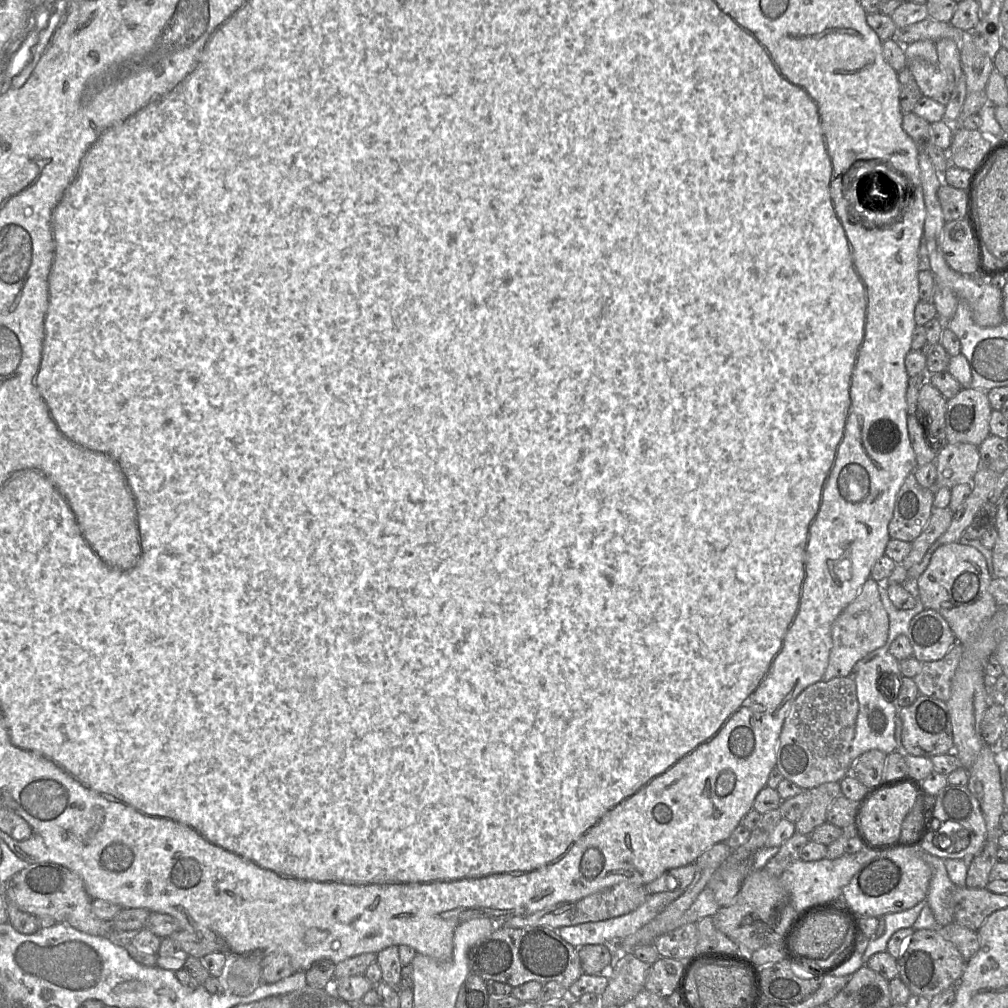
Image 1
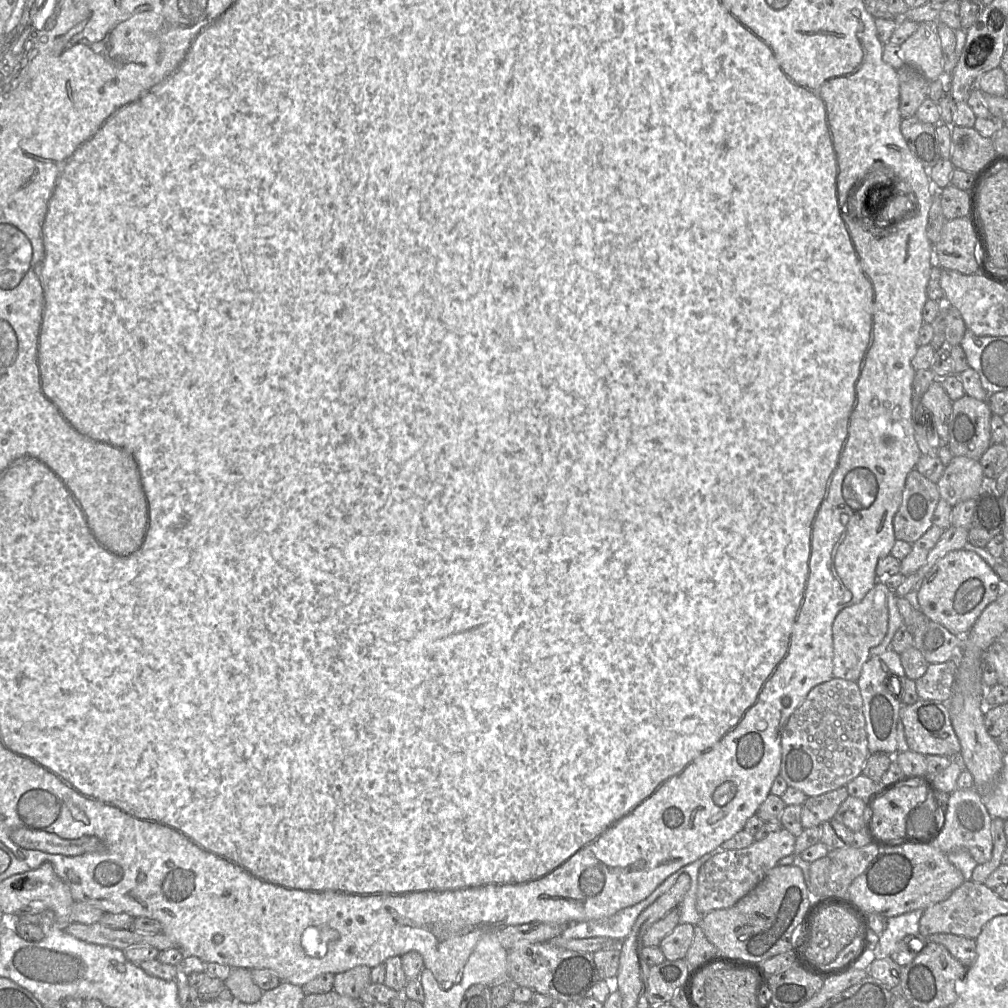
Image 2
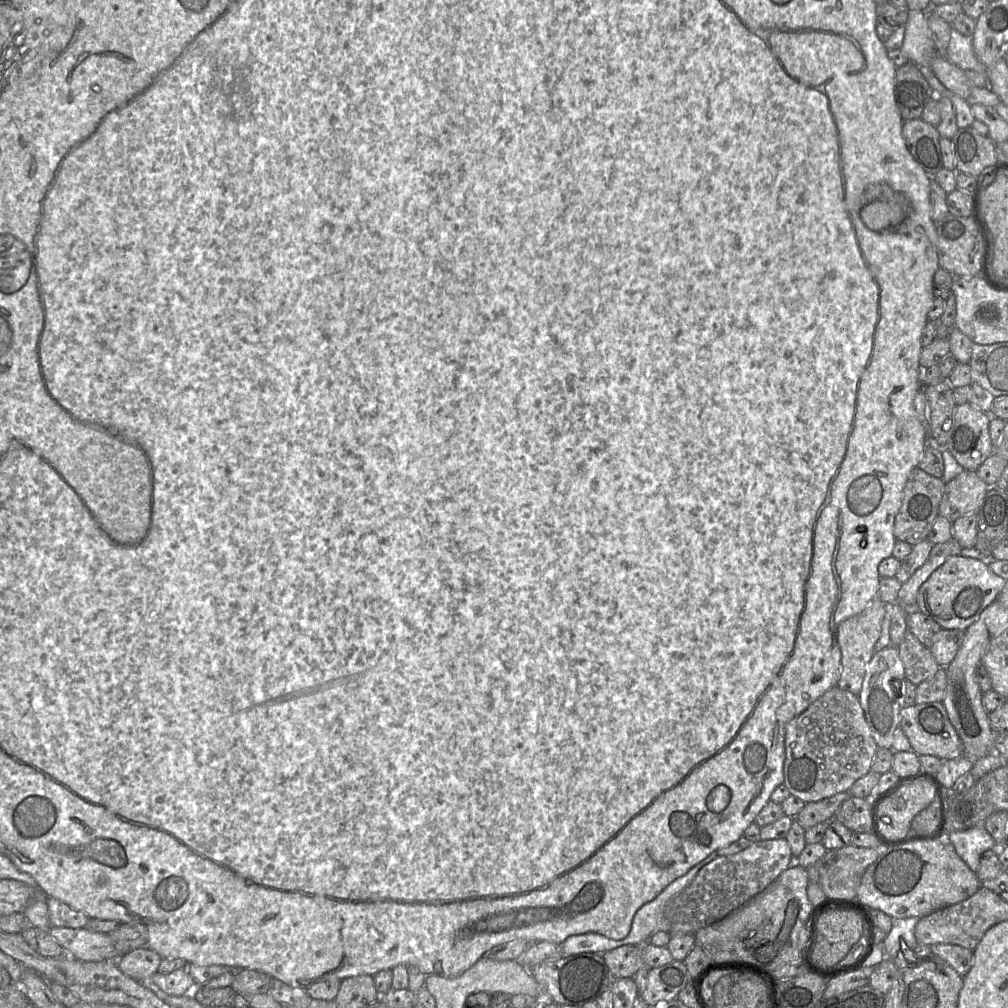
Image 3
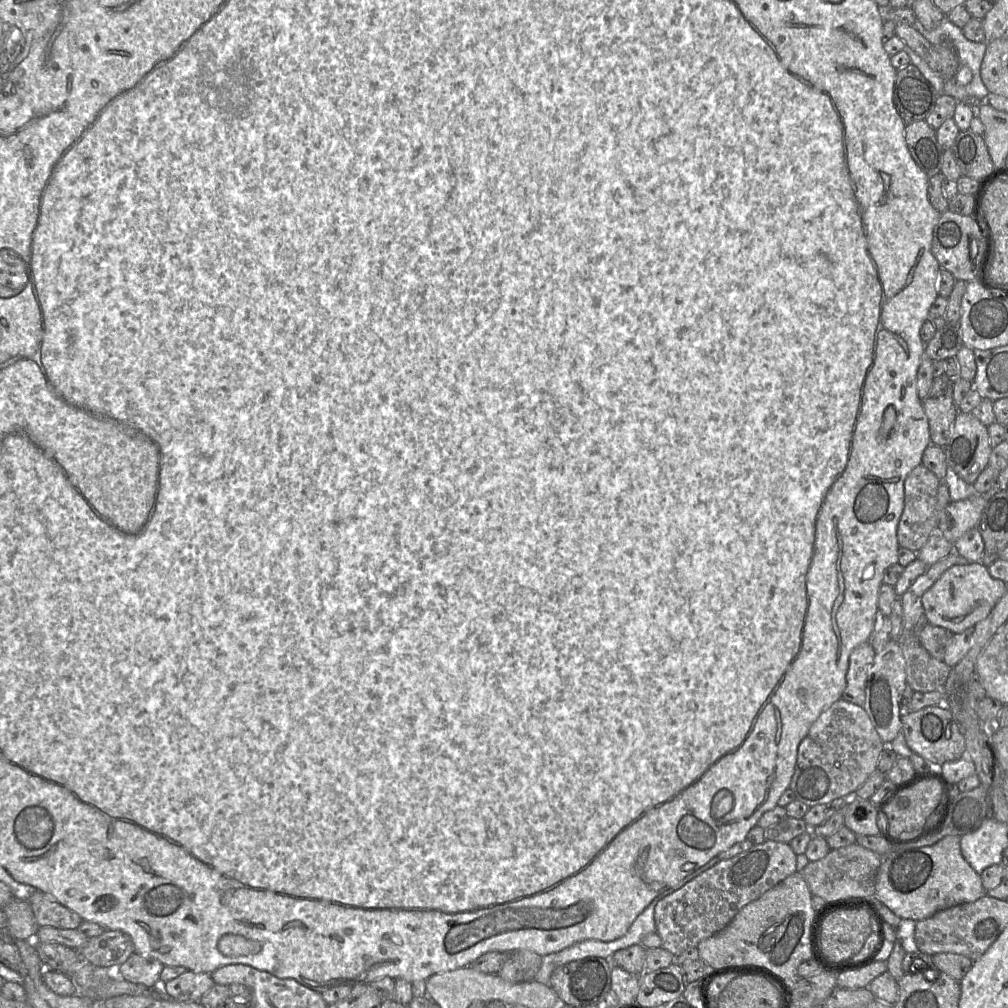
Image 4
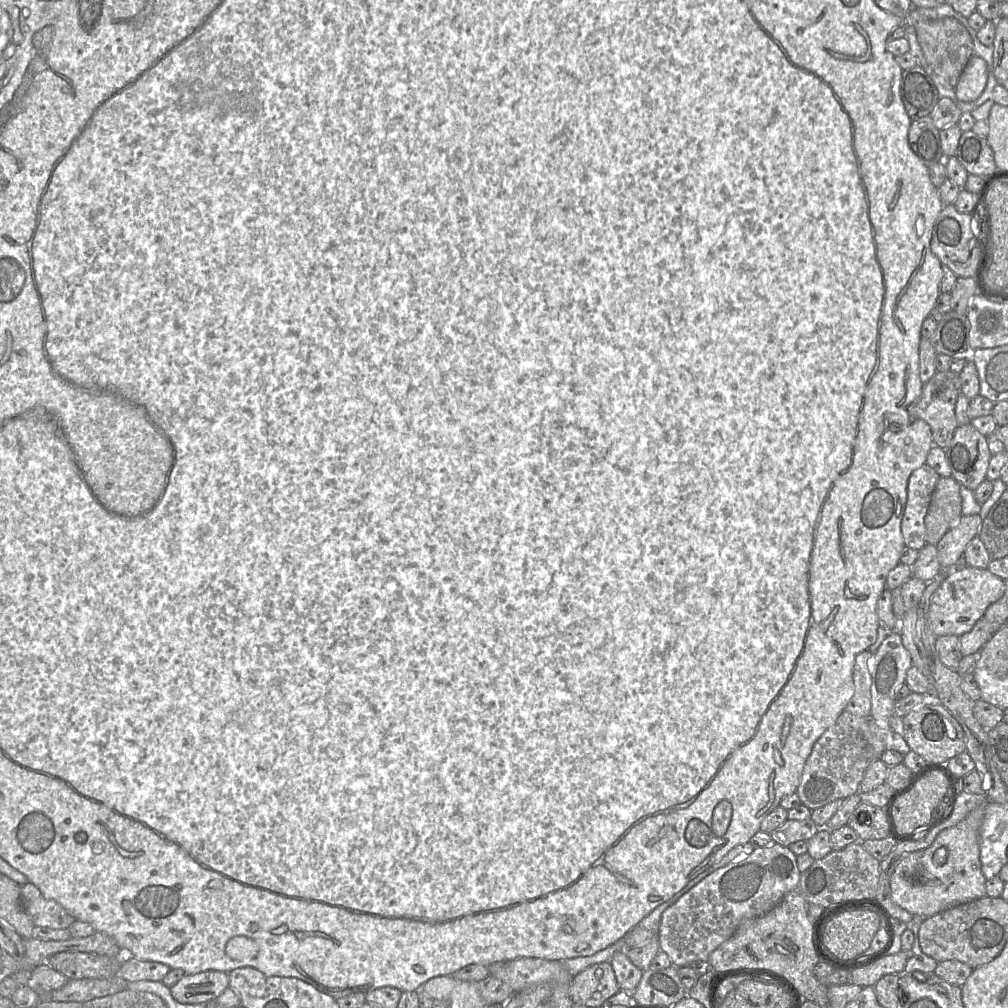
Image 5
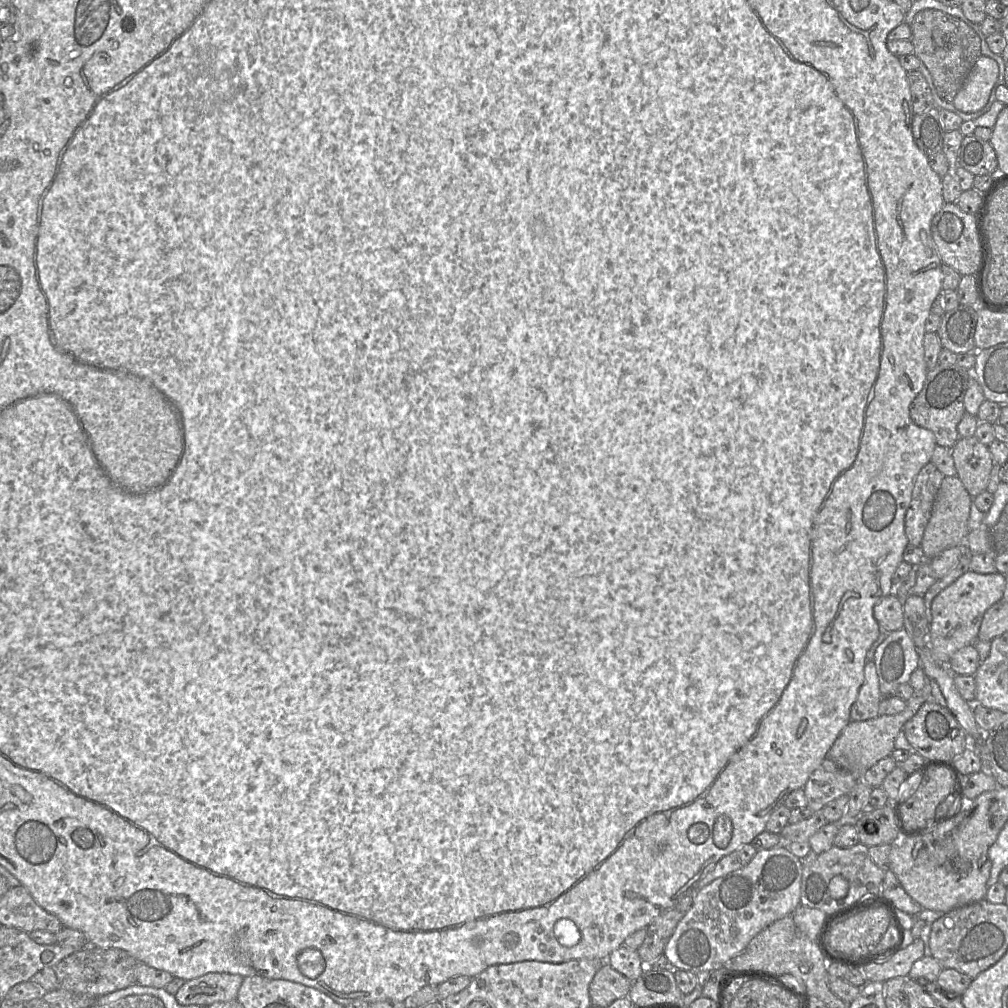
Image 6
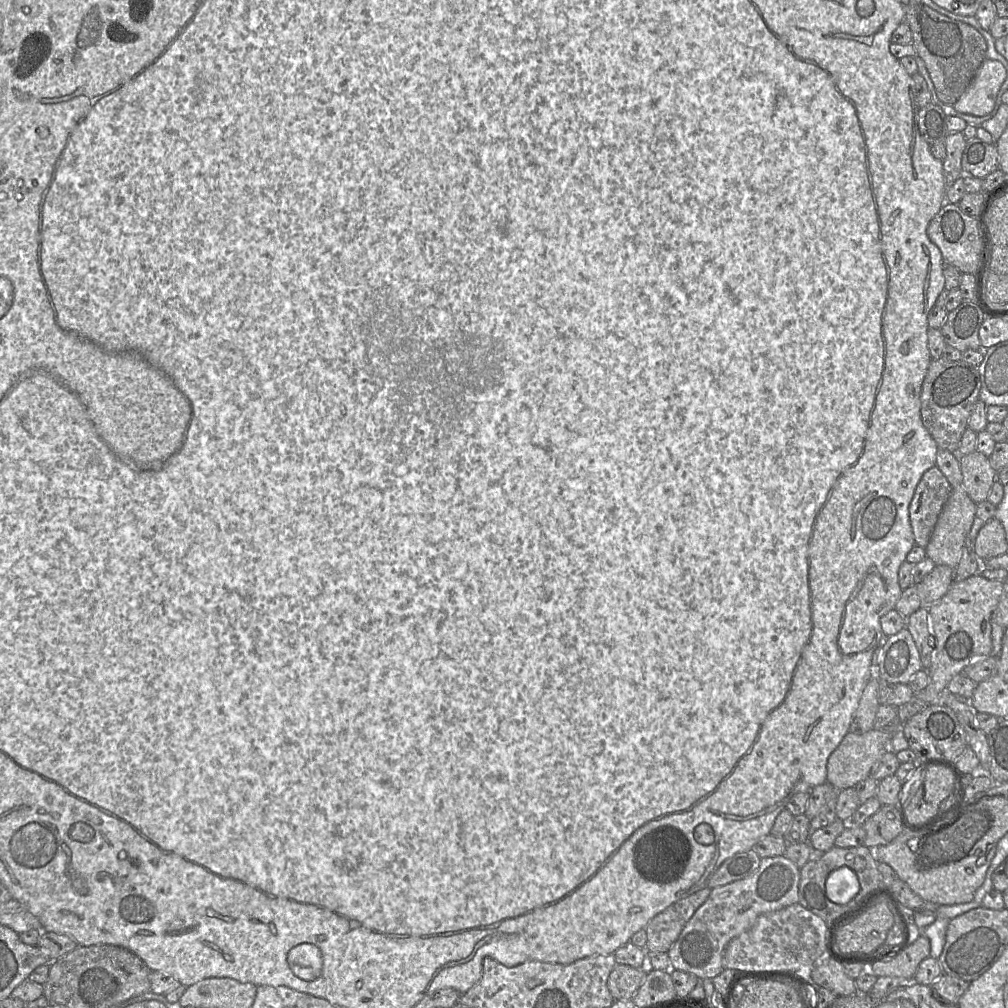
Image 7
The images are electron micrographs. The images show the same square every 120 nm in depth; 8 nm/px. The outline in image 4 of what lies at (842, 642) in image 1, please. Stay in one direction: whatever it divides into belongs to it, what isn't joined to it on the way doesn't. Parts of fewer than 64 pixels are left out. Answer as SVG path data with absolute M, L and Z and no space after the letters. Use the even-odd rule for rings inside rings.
M865 642L852 651L846 674L846 687L842 694L844 700L863 707L868 670L874 662L875 654L870 642Z

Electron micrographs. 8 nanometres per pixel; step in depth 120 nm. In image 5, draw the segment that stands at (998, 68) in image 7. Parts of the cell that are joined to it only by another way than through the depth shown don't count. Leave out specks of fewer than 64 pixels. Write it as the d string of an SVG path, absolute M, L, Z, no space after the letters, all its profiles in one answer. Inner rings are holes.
M972 56L964 68L955 87L959 100L969 102L976 100L987 83L987 64L978 56Z

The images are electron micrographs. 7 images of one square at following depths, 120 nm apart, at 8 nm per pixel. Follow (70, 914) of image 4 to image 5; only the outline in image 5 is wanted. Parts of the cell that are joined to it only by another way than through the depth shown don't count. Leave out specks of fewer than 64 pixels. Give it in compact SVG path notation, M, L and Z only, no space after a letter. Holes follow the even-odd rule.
M28 882L21 887L21 904L35 926L68 929L76 919L53 900L44 898L40 890Z

